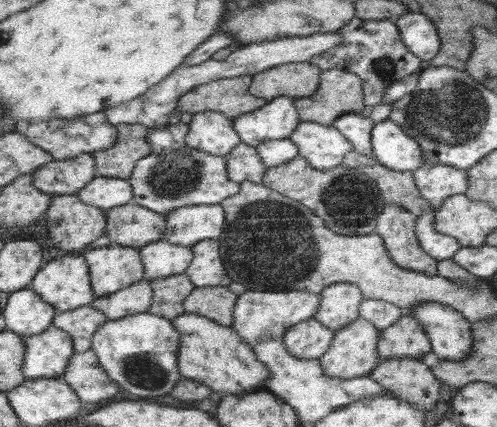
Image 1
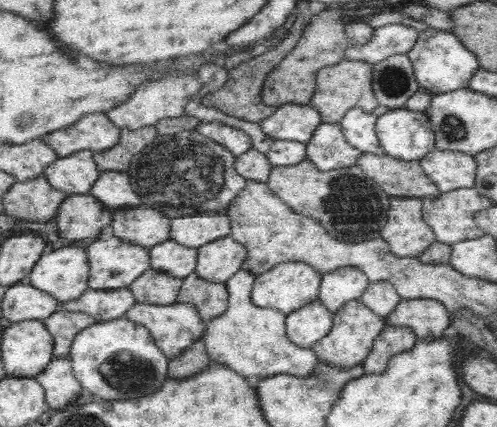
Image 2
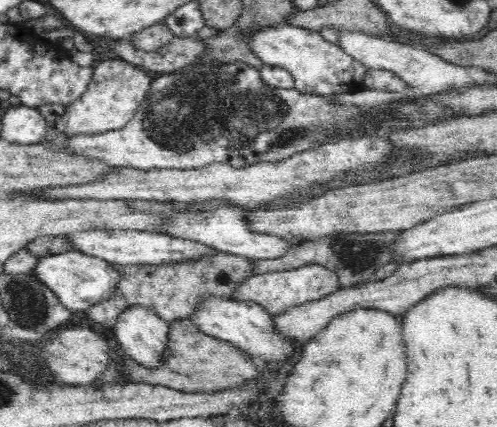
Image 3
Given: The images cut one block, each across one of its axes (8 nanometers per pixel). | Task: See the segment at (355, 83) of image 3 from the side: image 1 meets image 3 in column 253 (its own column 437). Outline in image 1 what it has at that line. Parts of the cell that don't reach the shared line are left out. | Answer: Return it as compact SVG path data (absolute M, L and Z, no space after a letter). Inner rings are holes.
M405 10L405 14L395 16L393 22L407 50L411 50L413 56L419 58L423 64L427 64L439 52L437 30L425 14Z

